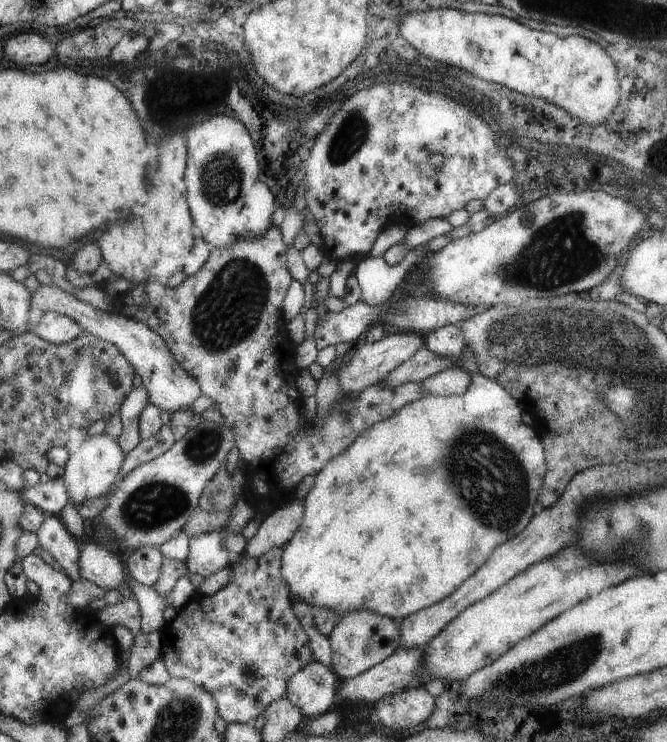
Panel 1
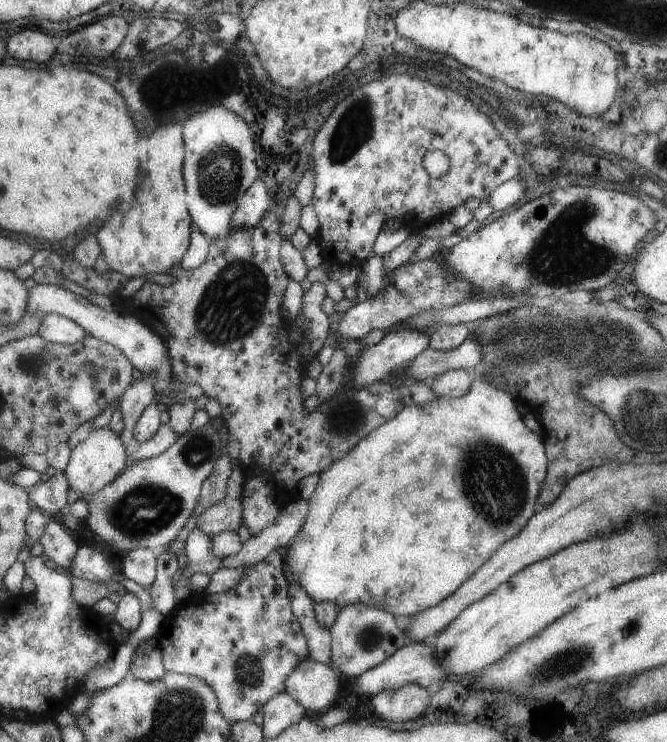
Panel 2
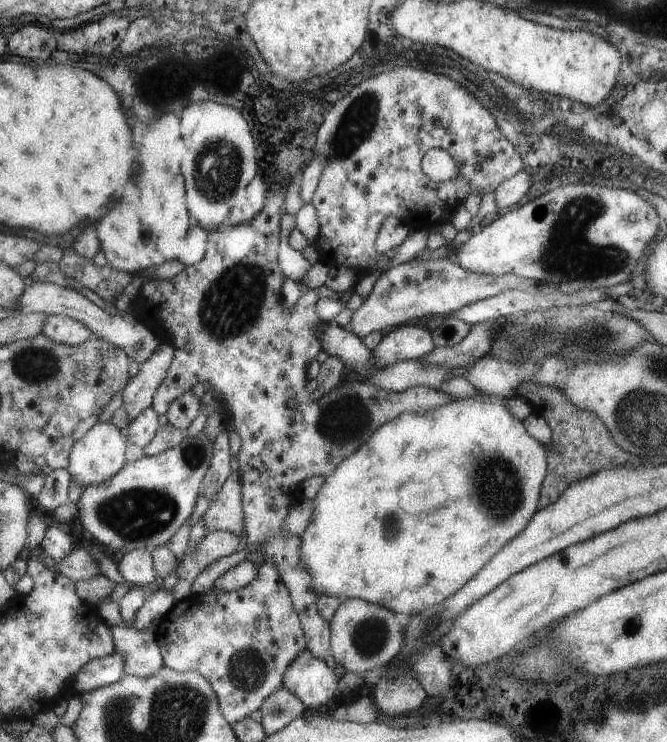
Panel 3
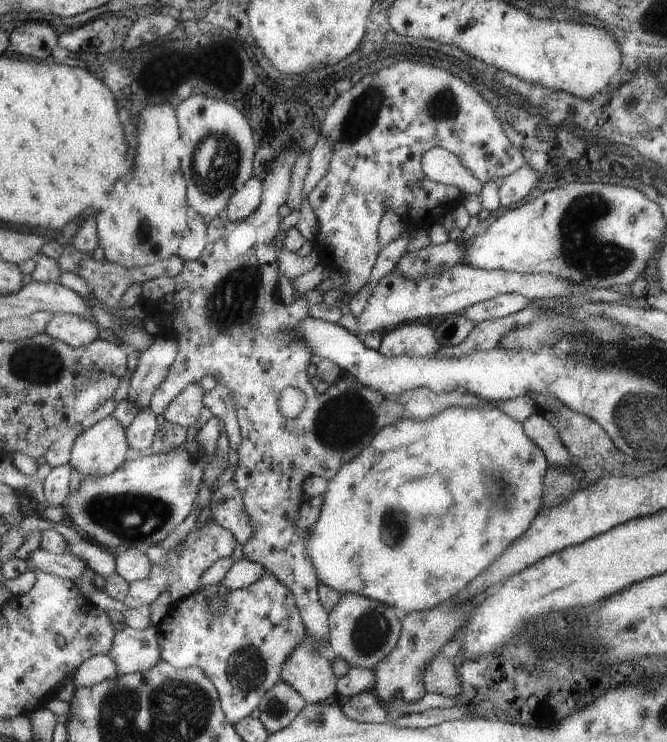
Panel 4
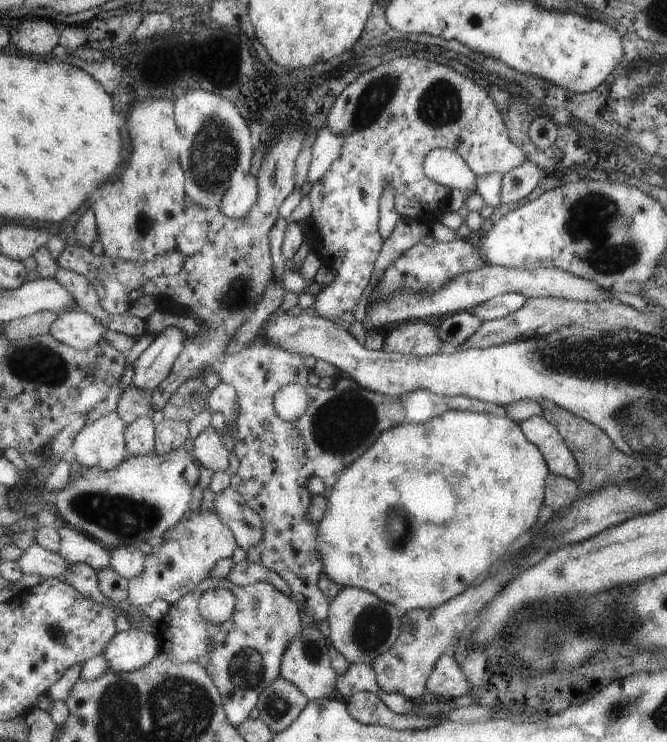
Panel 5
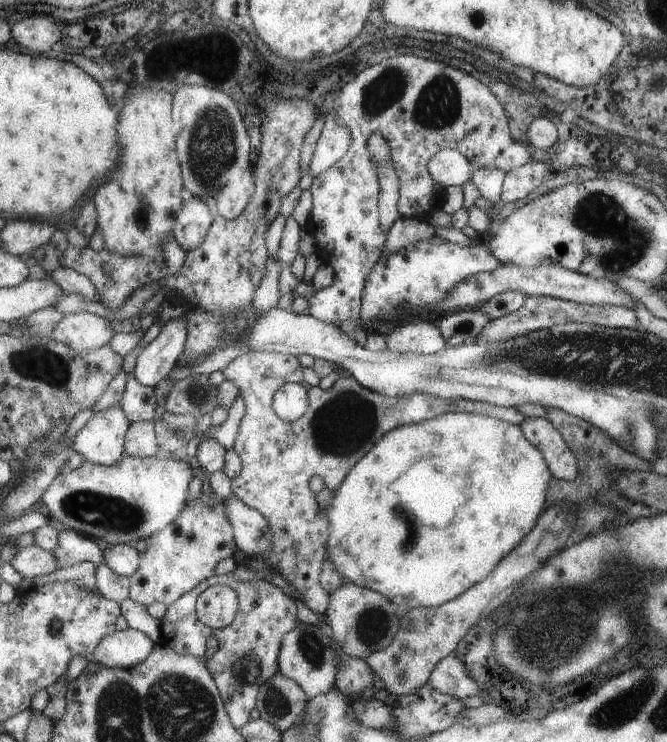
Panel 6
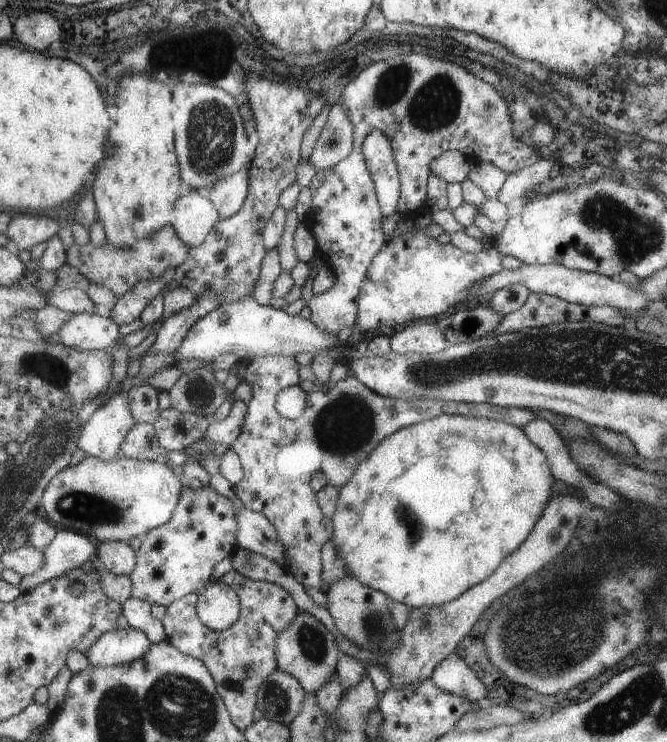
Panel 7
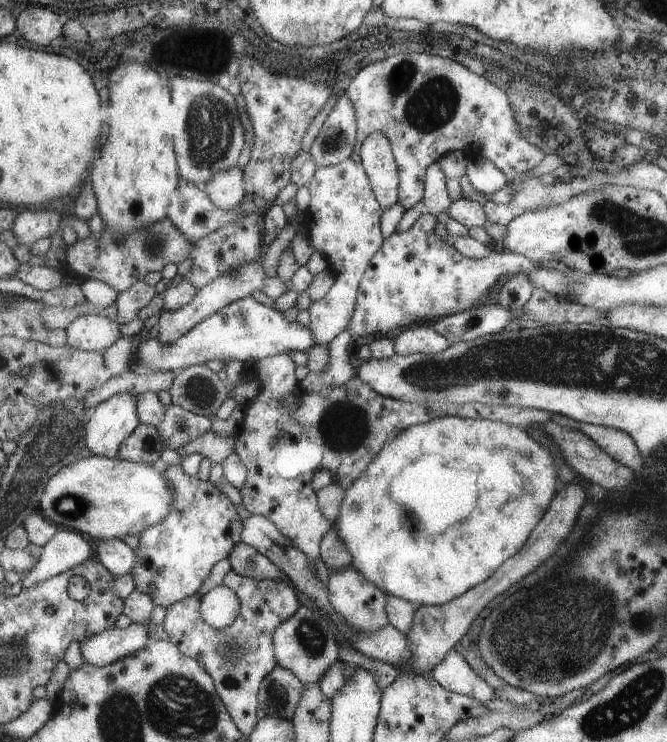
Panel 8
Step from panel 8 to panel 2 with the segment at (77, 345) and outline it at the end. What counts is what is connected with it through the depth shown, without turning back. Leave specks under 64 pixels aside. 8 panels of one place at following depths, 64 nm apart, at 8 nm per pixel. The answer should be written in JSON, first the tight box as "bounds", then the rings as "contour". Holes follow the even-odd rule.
{"bounds":[38,313,88,345],"contour":[[[56,313],[43,315],[38,334],[47,341],[67,345],[78,343],[79,340],[88,336],[87,329],[82,325],[76,324],[76,321],[71,318]]]}

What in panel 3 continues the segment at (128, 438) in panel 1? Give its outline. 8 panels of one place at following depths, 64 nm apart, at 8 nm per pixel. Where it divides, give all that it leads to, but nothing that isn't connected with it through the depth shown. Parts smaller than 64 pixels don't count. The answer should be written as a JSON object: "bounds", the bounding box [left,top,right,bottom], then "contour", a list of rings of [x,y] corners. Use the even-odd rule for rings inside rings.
{"bounds":[122,344,175,424],"contour":[[[159,344],[151,357],[139,366],[139,371],[131,377],[127,385],[122,389],[123,405],[129,414],[129,424],[145,409],[151,406],[153,396],[160,383],[166,378],[167,372],[175,358],[173,344]]]}

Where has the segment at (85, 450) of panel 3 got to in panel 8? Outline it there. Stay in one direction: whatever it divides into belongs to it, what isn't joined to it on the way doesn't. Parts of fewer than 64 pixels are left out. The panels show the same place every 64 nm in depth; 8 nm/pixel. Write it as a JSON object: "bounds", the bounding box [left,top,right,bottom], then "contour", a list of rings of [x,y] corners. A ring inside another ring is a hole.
{"bounds":[85,393,140,458],"contour":[[[116,393],[92,410],[87,422],[85,446],[94,455],[114,458],[124,439],[140,424],[136,395]]]}

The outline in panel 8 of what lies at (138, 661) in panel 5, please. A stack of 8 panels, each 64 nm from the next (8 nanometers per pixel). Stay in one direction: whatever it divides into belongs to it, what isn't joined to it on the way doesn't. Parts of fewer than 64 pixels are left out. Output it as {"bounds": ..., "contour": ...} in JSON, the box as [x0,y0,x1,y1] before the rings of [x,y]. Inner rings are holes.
{"bounds":[81,623,148,667],"contour":[[[133,623],[126,629],[112,625],[82,641],[81,653],[86,663],[103,667],[144,648],[148,639],[146,623]]]}

